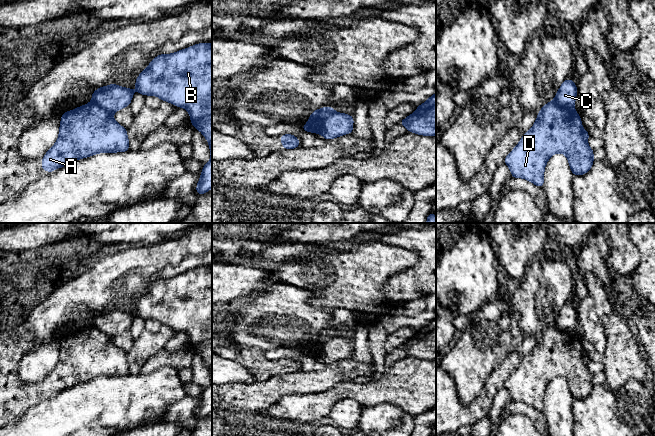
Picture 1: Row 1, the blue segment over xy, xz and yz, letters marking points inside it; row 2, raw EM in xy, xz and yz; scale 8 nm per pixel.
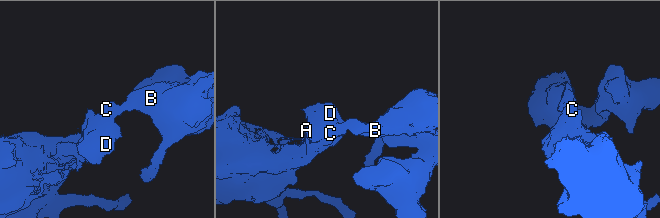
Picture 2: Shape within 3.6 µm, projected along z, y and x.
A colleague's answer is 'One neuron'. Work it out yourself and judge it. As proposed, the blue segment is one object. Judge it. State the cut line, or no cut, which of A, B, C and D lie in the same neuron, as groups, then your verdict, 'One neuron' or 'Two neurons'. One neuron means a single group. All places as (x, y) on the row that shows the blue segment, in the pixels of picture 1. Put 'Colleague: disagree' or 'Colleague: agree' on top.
Colleague: disagree
Split along xz (334, 111), (323, 122), (320, 133). Groups: A D / B C. Two neurons

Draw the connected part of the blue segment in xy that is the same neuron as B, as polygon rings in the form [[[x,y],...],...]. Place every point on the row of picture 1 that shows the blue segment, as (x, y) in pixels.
[[[199,43],[172,54],[160,54],[135,79],[136,91],[144,96],[152,95],[162,101],[186,109],[191,124],[207,139],[211,159],[204,164],[196,192],[199,195],[212,188],[212,43]]]

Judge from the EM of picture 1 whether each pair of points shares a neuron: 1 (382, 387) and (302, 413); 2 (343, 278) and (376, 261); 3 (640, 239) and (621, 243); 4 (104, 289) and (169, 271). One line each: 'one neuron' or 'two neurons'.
1: one neuron
2: one neuron
3: two neurons
4: two neurons

